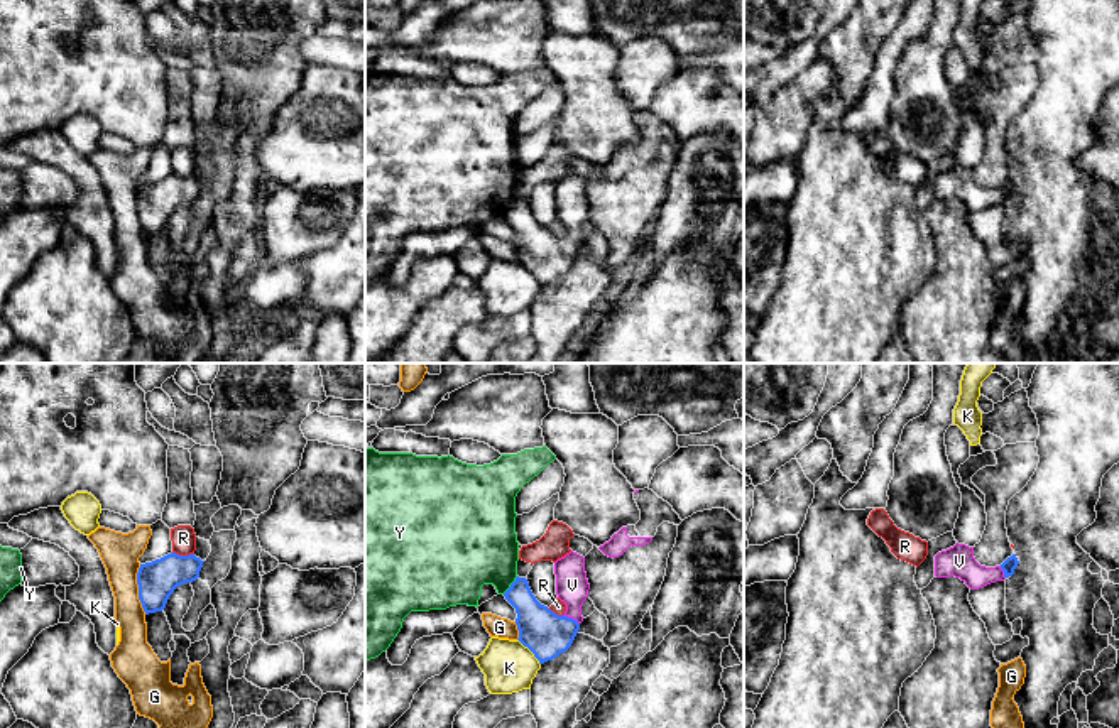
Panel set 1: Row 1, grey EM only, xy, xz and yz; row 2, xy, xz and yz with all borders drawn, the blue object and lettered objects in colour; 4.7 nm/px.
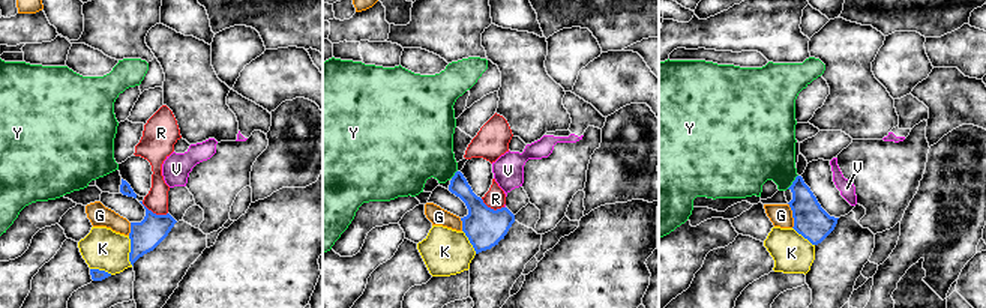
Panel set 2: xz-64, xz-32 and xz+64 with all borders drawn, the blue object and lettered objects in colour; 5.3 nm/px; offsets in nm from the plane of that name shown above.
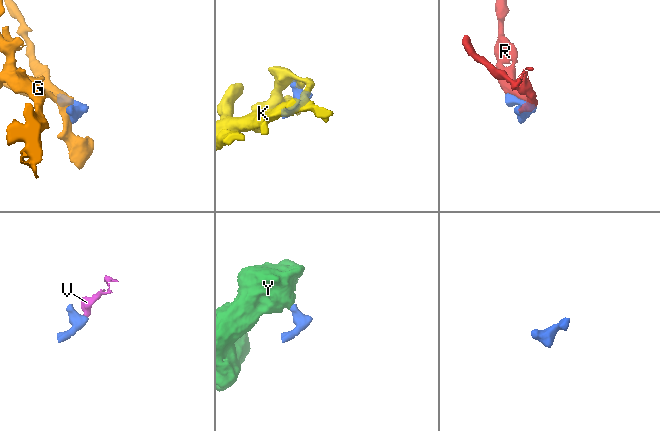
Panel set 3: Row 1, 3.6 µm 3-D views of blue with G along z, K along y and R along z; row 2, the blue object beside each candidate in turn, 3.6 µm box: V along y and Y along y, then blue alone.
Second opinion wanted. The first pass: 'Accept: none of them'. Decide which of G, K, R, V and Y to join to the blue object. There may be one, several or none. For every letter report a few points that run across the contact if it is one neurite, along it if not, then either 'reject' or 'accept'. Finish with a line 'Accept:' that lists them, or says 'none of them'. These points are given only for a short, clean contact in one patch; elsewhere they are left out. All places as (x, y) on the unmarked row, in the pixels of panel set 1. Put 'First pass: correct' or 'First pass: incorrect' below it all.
G: reject
K: xz (518, 260), (540, 286) | reject
R: reject
V: xz (543, 254), (558, 254), (572, 240), (572, 208) | accept
Y: xz (518, 198), (502, 215) | reject
Accept: V
First pass: incorrect

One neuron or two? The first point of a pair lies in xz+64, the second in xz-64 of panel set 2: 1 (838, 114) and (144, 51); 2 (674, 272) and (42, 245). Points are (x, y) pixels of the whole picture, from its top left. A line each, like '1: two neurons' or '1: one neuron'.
1: two neurons
2: one neuron

